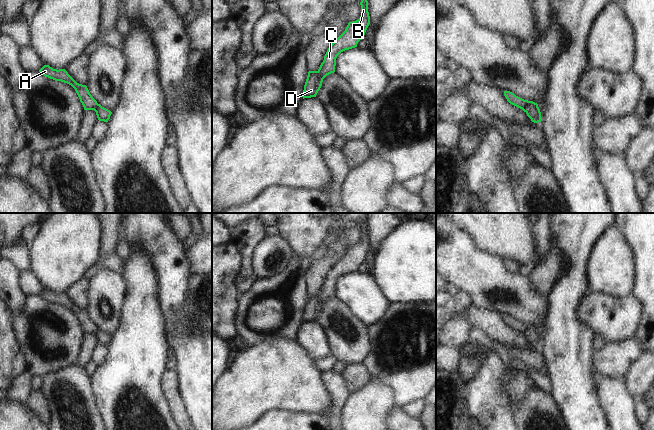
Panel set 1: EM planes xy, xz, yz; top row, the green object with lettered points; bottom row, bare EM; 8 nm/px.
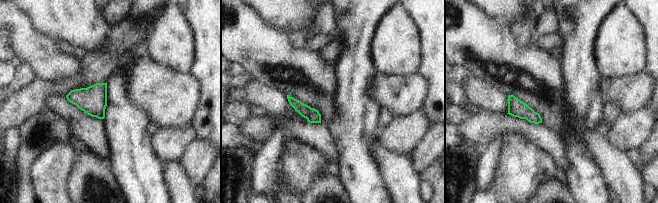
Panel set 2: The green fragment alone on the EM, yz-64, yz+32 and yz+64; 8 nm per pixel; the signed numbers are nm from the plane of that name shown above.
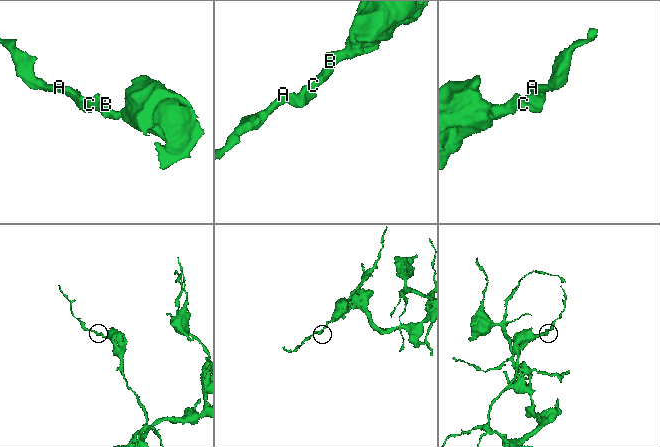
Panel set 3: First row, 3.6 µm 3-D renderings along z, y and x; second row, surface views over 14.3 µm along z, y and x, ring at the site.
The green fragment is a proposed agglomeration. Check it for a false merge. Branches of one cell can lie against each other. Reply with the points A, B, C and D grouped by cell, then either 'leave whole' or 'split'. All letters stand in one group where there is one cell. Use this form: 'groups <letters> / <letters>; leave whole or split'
groups A B C D; leave whole

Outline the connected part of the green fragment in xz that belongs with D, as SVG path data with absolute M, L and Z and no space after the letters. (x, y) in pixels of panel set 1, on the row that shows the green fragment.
M361 0L361 16L358 20L349 22L345 31L336 38L328 48L324 60L317 71L309 71L304 85L302 97L316 97L322 86L323 79L335 72L336 58L345 51L357 47L360 40L364 39L365 32L370 24L368 1Z

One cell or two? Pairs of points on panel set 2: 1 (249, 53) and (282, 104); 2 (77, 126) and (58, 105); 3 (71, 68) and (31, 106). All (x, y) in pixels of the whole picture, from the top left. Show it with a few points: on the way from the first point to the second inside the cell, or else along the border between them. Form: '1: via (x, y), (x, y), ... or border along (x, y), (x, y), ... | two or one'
1: border along (254, 78), (286, 95) | two
2: via (75, 120), (64, 109) | one
3: border along (79, 72), (54, 82), (35, 78) | two

